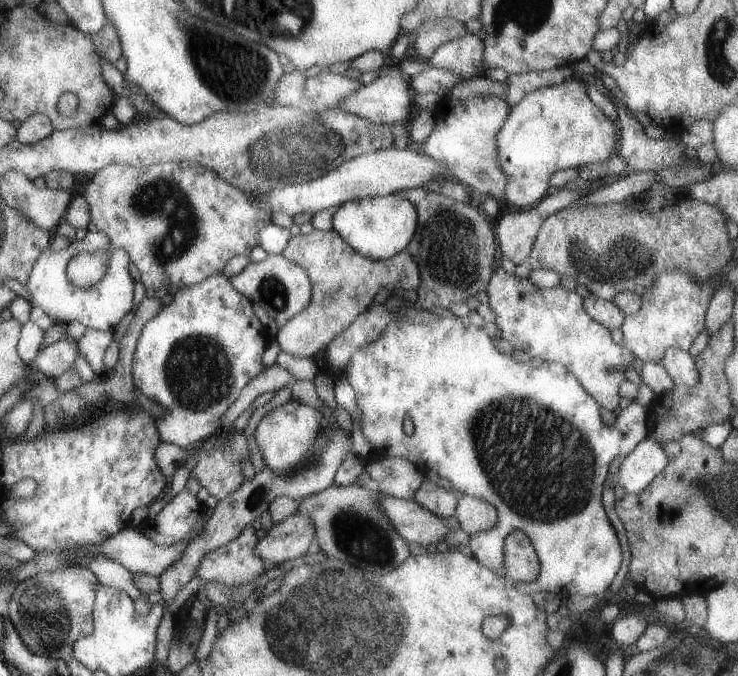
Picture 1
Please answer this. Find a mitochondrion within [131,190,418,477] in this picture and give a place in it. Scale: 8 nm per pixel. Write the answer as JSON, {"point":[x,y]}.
{"point":[198,372]}

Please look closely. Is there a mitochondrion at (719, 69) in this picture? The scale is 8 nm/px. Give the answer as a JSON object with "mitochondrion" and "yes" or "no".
{"mitochondrion":"yes"}

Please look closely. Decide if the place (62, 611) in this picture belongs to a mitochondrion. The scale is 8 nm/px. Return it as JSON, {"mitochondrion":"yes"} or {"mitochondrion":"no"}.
{"mitochondrion":"yes"}

